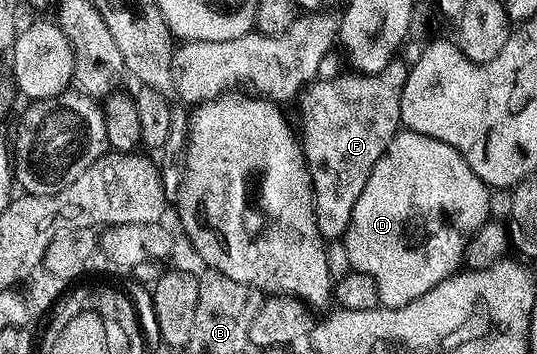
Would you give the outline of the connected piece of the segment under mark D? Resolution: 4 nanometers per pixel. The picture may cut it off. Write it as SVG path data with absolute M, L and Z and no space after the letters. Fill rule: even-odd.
M399 130L388 145L386 152L380 157L380 161L376 161L376 165L372 169L372 177L368 177L368 185L364 185L364 193L360 193L360 201L356 201L352 221L344 236L353 270L368 273L368 277L372 277L372 281L376 281L376 289L380 289L380 297L382 298L381 306L403 307L408 305L408 301L428 293L428 289L440 285L440 281L444 281L449 275L455 274L459 270L463 264L463 255L469 239L490 219L490 210L488 209L490 192L491 188L486 186L483 179L476 177L476 173L472 173L468 161L464 161L464 157L455 147L444 145L444 141L436 141L436 137L424 137L424 133Z

